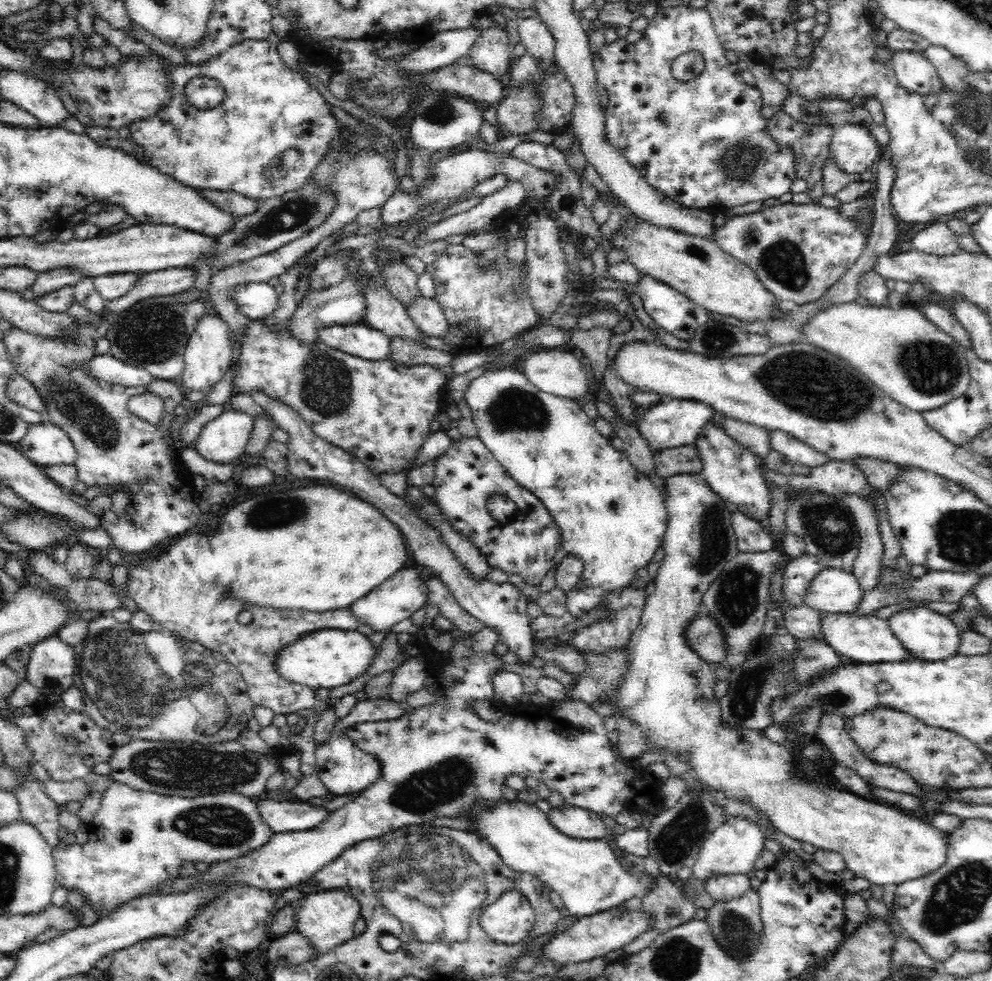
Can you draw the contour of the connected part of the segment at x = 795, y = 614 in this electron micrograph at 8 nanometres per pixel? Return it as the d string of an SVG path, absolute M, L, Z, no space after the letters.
M804 604L783 613L785 627L795 639L812 639L821 634L821 612Z

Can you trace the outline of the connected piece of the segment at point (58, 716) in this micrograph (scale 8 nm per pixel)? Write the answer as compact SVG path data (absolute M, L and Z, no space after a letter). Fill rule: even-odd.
M41 693L32 704L5 713L4 719L20 725L34 760L44 766L49 778L56 782L86 778L93 772L94 764L109 762L113 749L118 747L112 733L96 725L88 713L68 708L59 694Z

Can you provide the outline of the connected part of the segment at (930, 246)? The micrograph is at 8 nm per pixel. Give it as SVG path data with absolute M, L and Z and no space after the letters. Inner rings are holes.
M940 222L918 232L911 243L915 250L942 257L961 251L959 238L960 236L950 229L947 223Z

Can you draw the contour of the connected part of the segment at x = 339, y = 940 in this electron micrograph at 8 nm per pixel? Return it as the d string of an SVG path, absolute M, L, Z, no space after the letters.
M342 889L320 890L298 900L294 930L313 949L313 958L324 956L348 942L355 936L353 931L357 918L360 918L359 901Z

